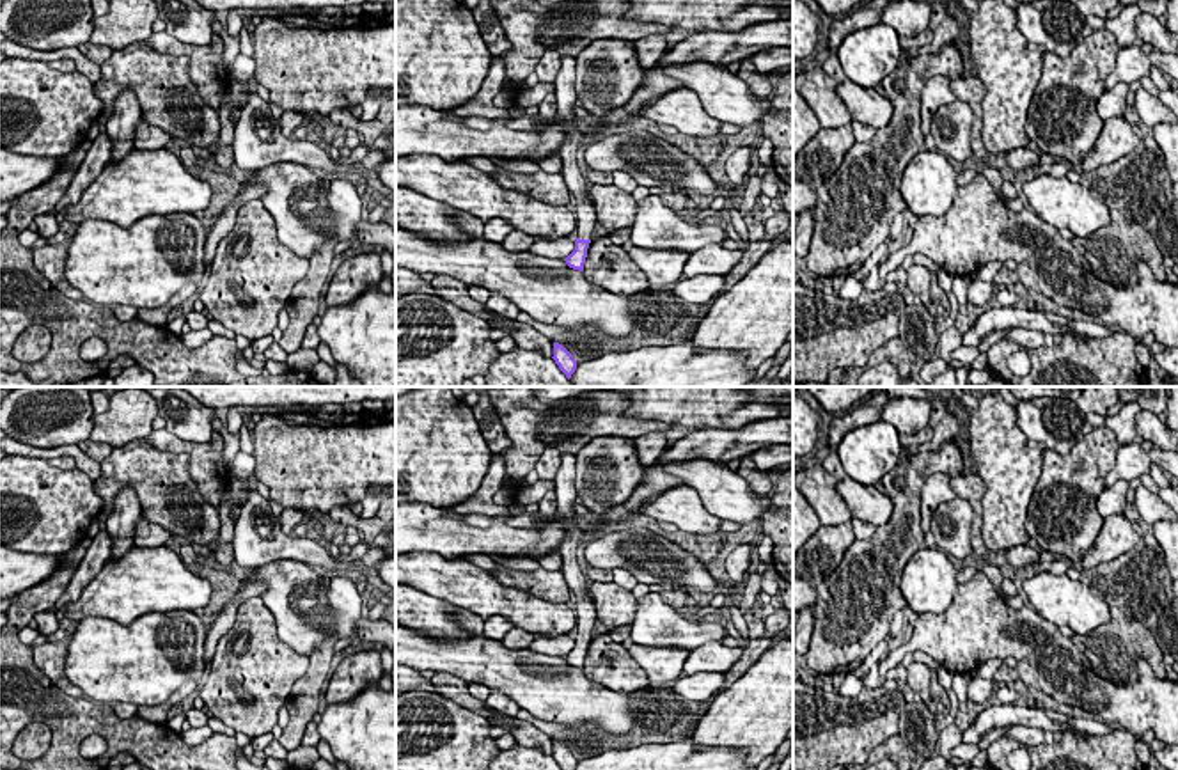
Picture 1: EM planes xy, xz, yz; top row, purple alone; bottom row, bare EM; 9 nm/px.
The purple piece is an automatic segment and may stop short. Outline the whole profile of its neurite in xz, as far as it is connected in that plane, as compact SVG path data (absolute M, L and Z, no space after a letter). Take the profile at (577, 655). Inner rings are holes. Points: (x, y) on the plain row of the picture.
M569 527L566 530L564 543L559 546L562 555L562 575L569 587L569 591L577 596L577 639L575 648L566 655L566 662L573 667L584 669L587 646L591 640L591 630L596 623L596 609L587 593L585 577L578 568L577 561L577 546L585 539L585 534L577 529Z

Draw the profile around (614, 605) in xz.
M610 580L591 582L587 593L596 609L596 621L603 623L609 632L635 621L637 598L632 591Z

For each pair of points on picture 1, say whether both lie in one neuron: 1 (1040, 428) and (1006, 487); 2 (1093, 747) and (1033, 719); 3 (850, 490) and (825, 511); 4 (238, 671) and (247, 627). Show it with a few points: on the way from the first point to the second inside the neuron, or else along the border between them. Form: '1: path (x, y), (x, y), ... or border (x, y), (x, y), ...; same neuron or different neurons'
1: border (1012, 407), (1017, 426), (1047, 447); different neurons
2: border (1063, 731), (1081, 737), (1091, 735); different neurons
3: border (836, 481), (836, 490), (852, 517); different neurons
4: path (245, 660), (245, 637); same neuron

